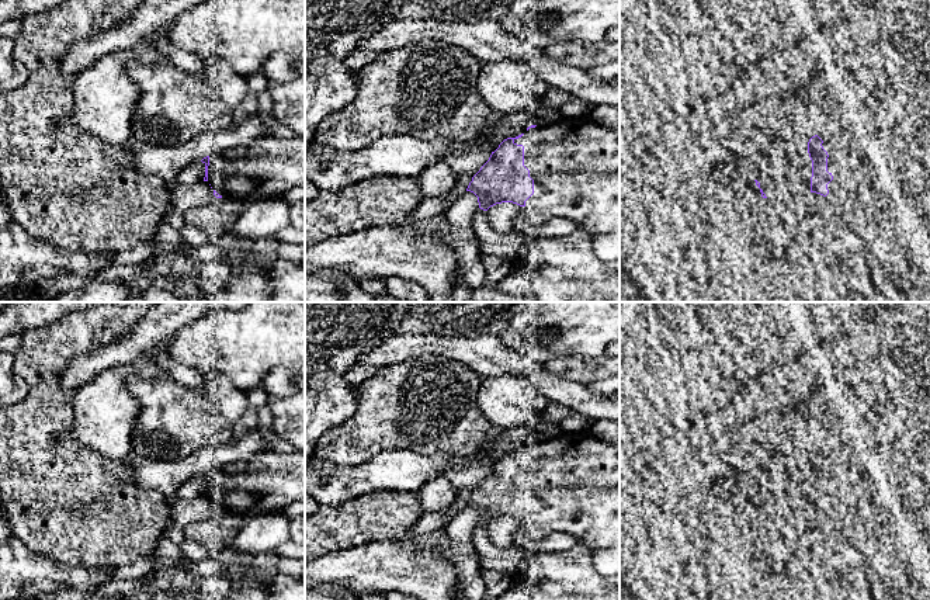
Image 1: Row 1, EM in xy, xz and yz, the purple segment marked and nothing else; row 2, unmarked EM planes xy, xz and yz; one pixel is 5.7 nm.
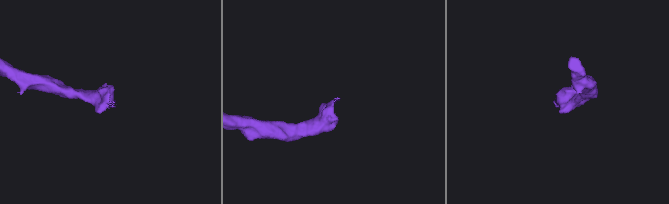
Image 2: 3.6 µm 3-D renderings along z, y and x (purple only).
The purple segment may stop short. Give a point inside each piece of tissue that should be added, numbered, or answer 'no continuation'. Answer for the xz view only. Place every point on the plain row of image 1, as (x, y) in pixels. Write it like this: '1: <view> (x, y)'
1: xz (575, 477)

